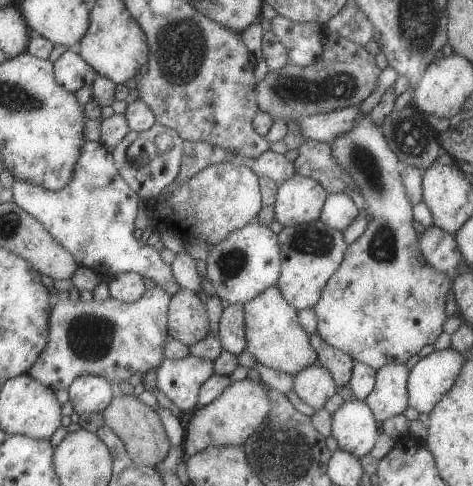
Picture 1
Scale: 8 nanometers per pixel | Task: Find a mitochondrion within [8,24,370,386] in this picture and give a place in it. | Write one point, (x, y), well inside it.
(286, 89)

